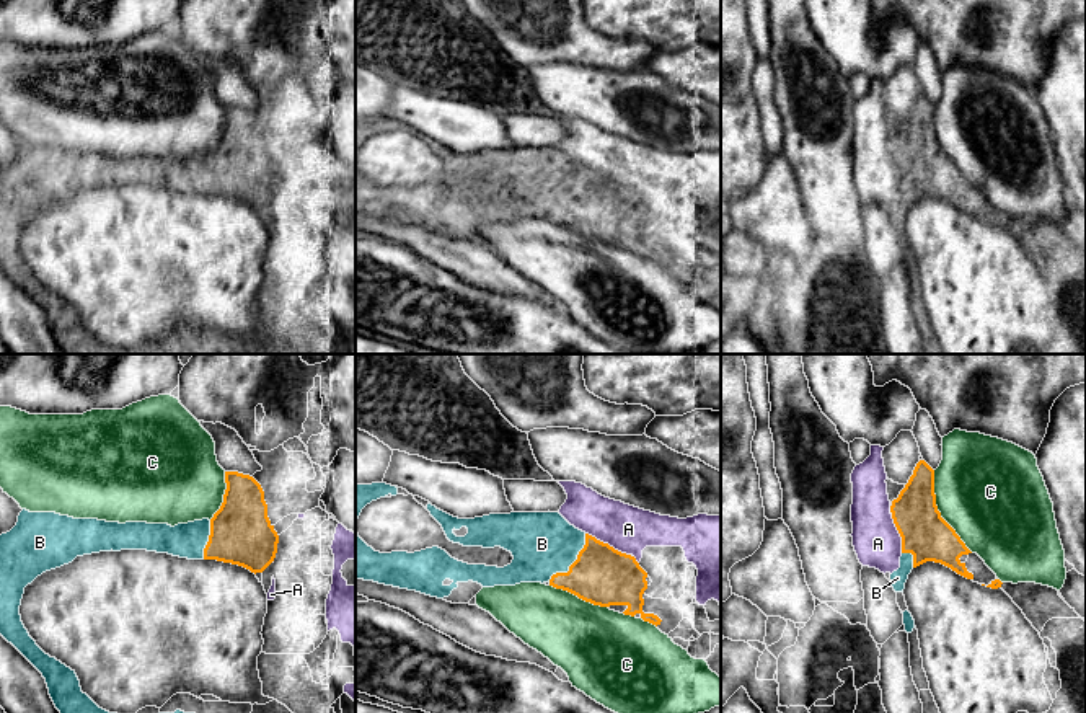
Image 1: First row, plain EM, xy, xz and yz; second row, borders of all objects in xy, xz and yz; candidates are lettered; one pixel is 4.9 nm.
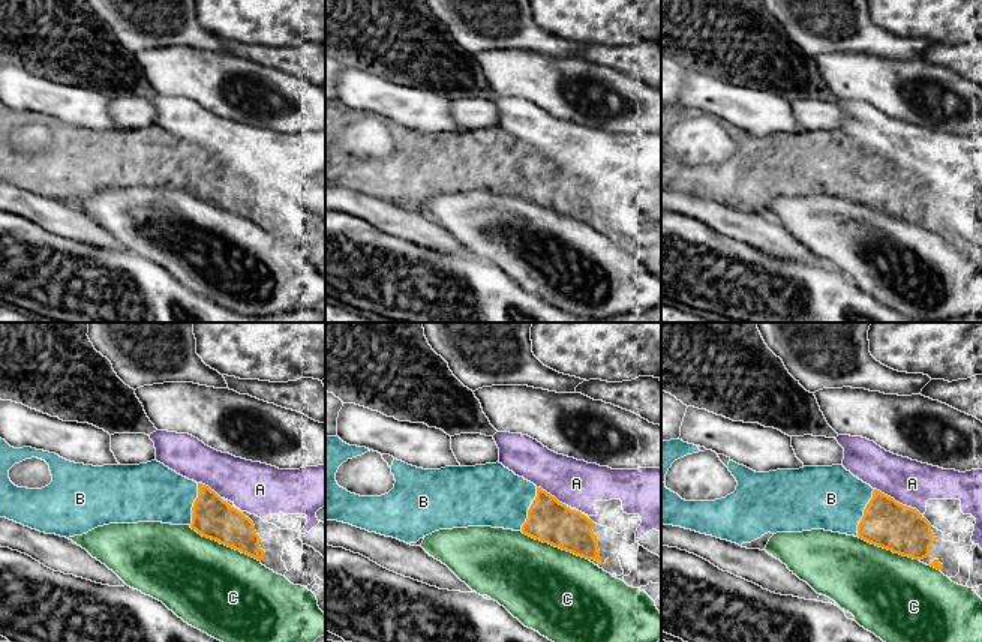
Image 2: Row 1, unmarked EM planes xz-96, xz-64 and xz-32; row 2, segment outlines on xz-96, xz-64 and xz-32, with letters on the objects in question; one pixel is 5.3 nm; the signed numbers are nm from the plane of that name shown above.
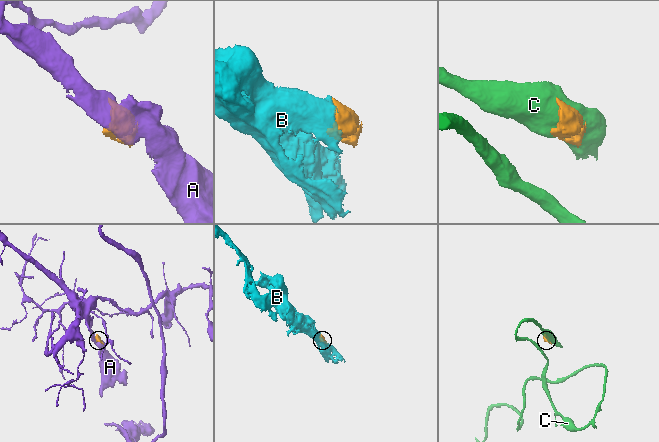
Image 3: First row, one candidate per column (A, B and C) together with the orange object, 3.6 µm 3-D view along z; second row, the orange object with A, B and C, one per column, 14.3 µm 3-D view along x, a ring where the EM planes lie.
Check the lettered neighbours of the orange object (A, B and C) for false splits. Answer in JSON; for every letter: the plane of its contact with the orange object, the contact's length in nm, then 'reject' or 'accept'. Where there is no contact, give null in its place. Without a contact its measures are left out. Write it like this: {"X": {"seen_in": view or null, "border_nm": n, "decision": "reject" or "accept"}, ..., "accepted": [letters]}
{"A": {"seen_in": "xz", "border_nm": 260, "decision": "reject"}, "B": {"seen_in": "xz", "border_nm": 300, "decision": "accept"}, "C": {"seen_in": "yz", "border_nm": 460, "decision": "reject"}, "accepted": ["B"]}

